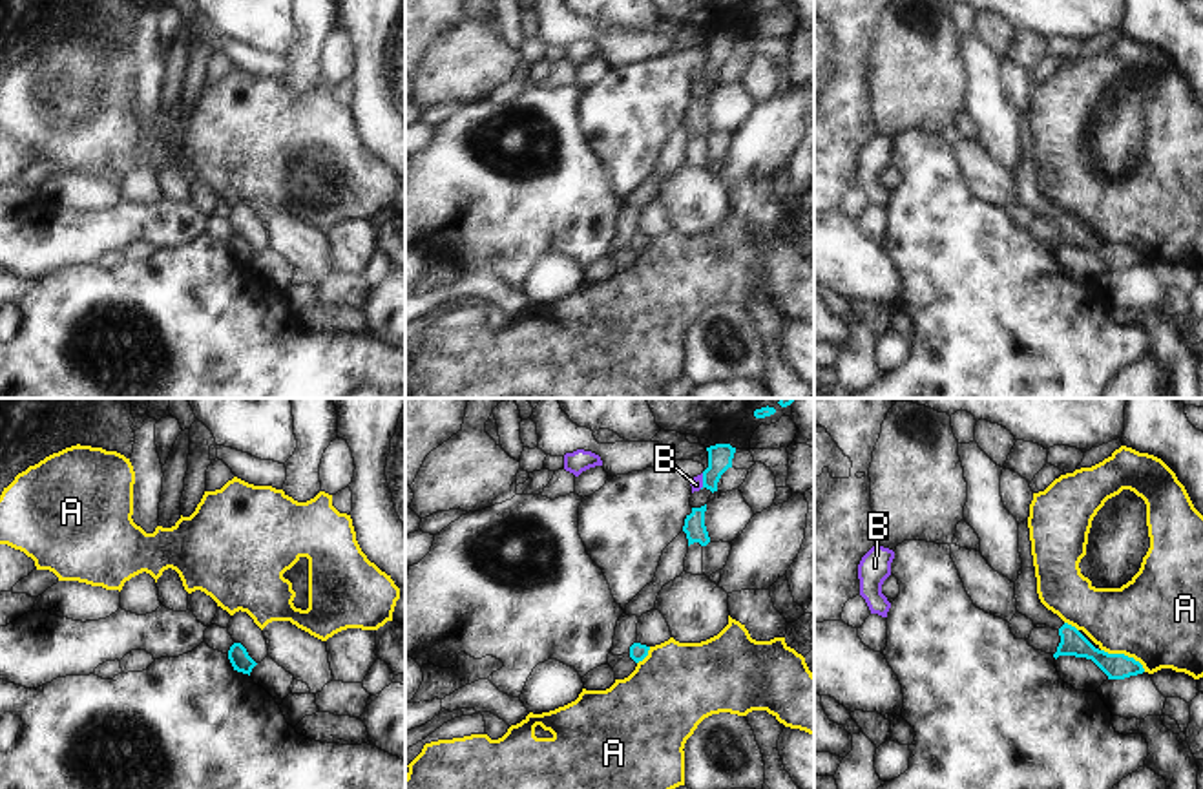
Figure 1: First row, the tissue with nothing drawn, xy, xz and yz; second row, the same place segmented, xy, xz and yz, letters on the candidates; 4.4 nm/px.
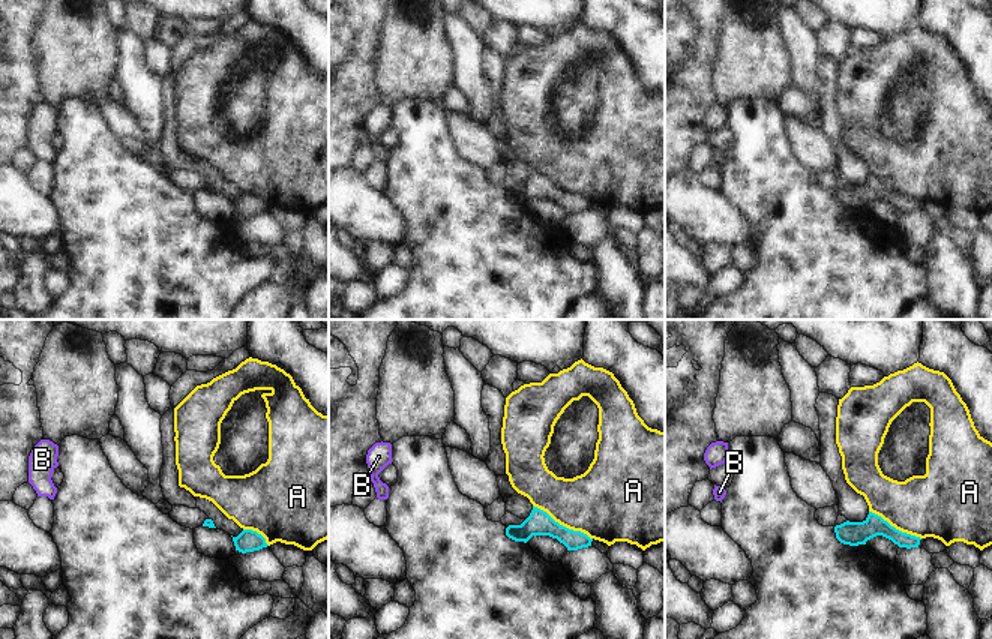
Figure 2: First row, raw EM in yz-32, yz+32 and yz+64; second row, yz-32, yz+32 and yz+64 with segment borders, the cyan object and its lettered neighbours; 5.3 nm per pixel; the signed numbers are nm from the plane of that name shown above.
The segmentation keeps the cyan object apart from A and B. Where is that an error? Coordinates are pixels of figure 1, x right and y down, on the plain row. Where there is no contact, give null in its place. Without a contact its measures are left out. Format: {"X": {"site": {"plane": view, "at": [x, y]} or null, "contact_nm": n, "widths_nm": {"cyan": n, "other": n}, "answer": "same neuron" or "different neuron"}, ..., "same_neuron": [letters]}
{"A": {"site": {"plane": "yz", "at": [1123, 245]}, "contact_nm": 220, "widths_nm": {"cyan": 110, "other": 400}, "answer": "different neuron"}, "B": {"site": {"plane": "xz", "at": [703, 72]}, "contact_nm": 70, "widths_nm": {"cyan": 110, "other": 50}, "answer": "different neuron"}, "same_neuron": []}

